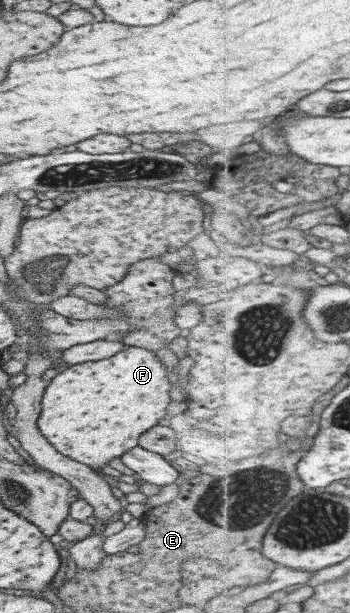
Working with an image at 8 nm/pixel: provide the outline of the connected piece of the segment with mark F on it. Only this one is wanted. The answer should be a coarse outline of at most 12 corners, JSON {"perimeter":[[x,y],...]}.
{"perimeter":[[128,346],[59,368],[36,425],[102,469],[167,417],[165,365]]}

